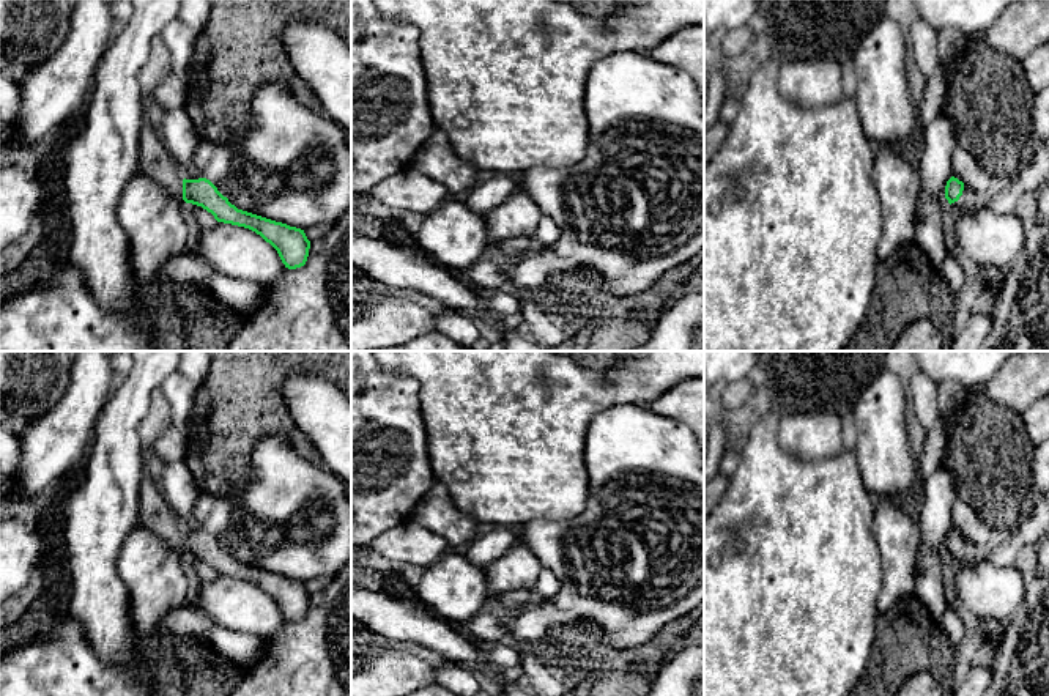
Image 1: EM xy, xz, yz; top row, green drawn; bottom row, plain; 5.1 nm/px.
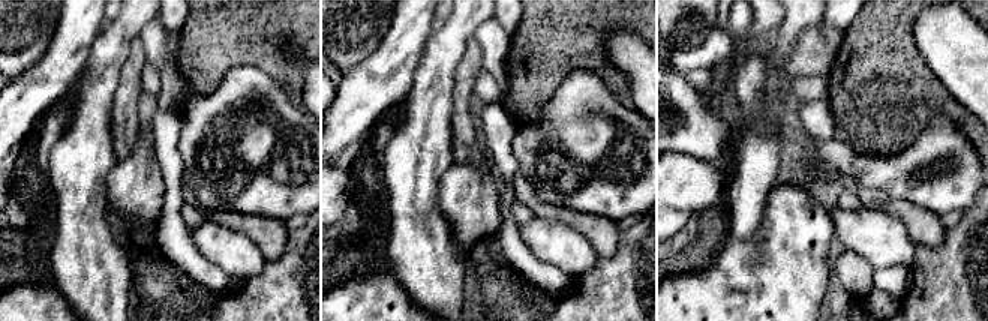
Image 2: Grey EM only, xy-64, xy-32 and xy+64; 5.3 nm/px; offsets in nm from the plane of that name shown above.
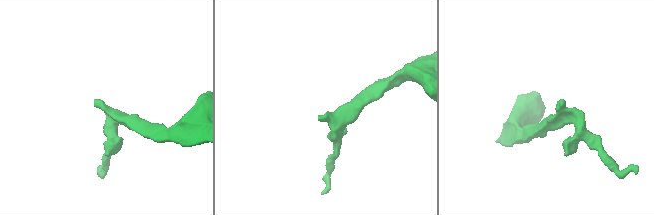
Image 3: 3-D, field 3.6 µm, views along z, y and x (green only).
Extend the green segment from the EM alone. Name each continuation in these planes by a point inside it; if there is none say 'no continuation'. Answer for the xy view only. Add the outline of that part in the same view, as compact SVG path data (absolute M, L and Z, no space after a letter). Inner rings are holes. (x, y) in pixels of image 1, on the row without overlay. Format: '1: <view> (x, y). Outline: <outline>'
1: xy (155, 514). Outline: M143 466L140 480L140 524L159 535L165 543L175 545L183 551L183 529L172 509L165 504L159 485L150 477Z

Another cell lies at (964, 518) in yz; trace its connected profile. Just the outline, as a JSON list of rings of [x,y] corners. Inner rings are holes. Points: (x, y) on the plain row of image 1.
[[[959,499],[951,507],[951,528],[980,548],[989,548],[995,542],[995,535],[980,520],[977,510]]]

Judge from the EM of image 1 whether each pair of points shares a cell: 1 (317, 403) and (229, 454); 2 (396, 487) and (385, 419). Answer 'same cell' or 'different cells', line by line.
1: different cells
2: same cell

